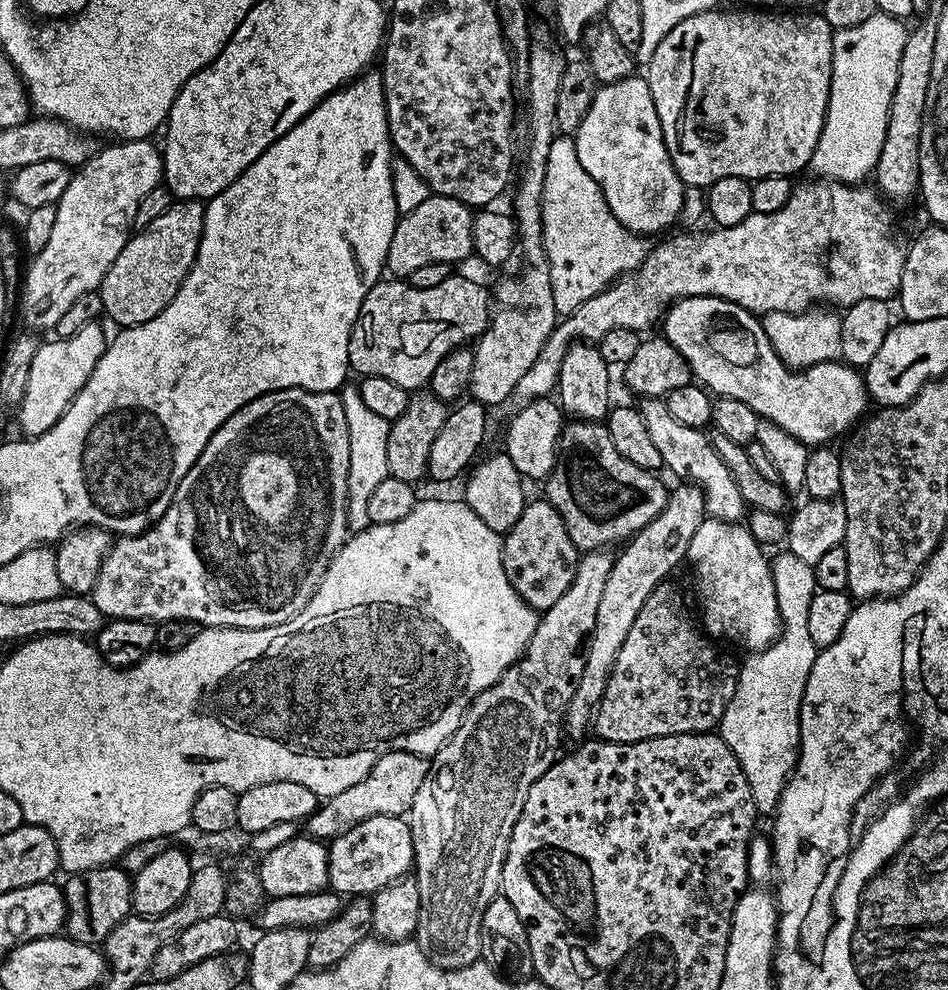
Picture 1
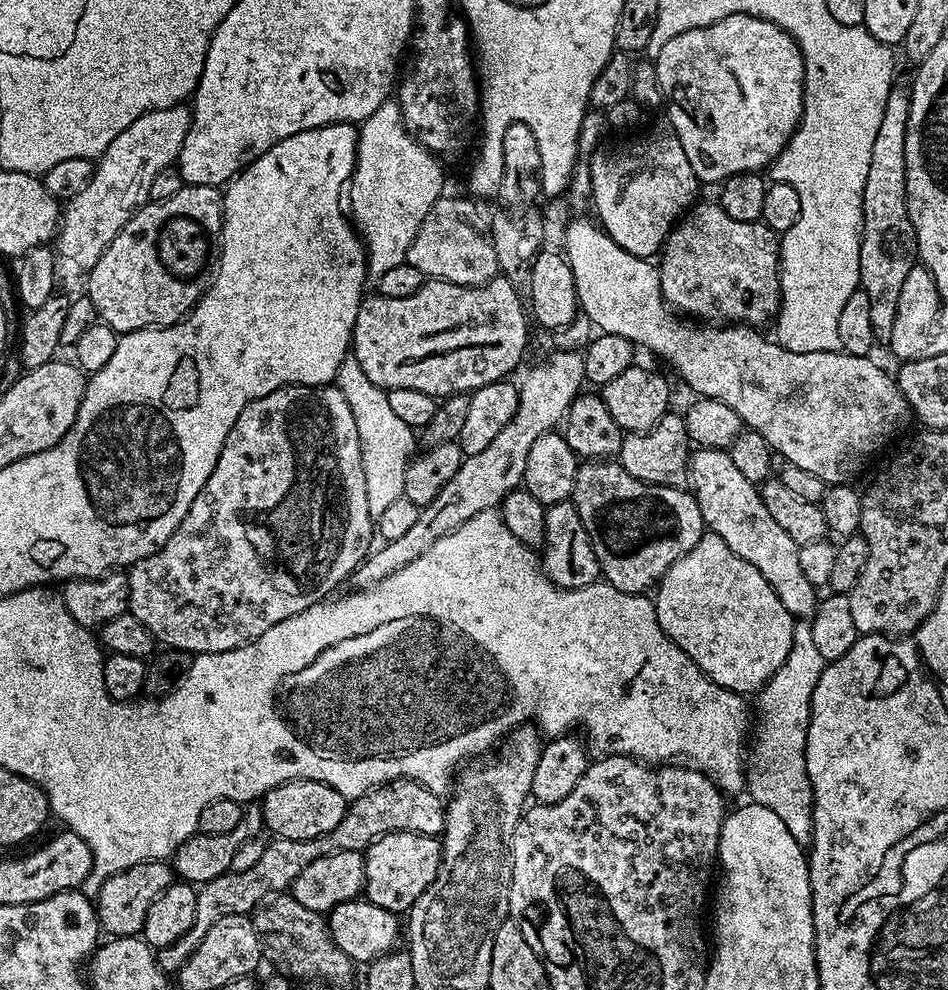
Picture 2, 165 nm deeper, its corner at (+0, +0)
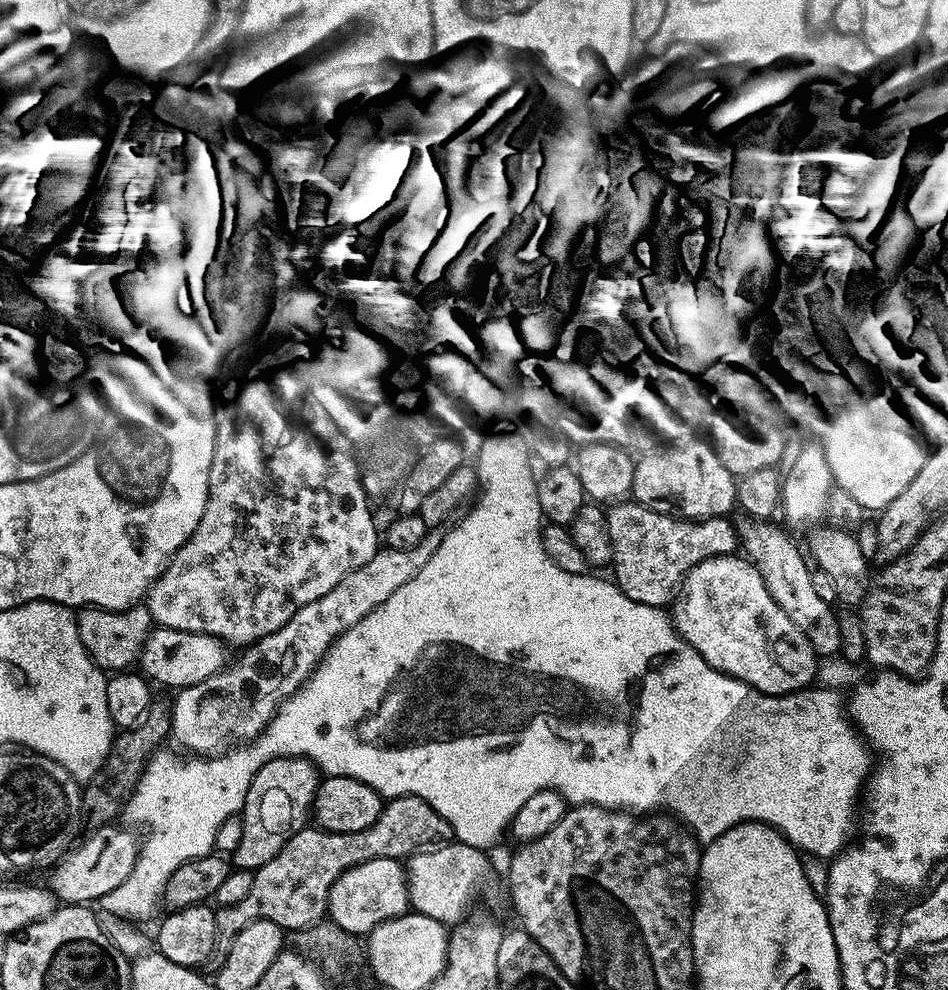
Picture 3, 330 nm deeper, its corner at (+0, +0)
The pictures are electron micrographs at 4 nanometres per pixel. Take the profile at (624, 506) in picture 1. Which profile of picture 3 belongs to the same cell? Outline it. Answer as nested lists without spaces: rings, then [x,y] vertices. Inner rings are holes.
[[[616,502],[607,509],[608,513],[608,529],[610,530],[610,542],[612,543],[612,564],[616,568],[616,576],[614,575],[614,583],[619,586],[630,598],[634,598],[634,602],[642,602],[646,606],[654,606],[655,608],[664,608],[673,603],[674,597],[677,595],[678,589],[683,585],[684,577],[688,575],[688,571],[695,564],[700,564],[704,560],[709,560],[712,556],[726,556],[735,553],[738,548],[738,537],[736,534],[736,525],[731,519],[715,516],[709,520],[681,520],[678,516],[667,516],[661,512],[650,510],[645,504],[637,504],[635,502]]]

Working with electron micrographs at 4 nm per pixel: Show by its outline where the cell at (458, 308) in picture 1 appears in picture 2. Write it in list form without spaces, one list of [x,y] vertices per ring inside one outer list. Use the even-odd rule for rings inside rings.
[[[503,274],[497,275],[487,284],[482,286],[474,286],[467,288],[461,284],[451,284],[445,280],[429,279],[425,282],[416,293],[406,298],[386,297],[379,294],[365,295],[360,301],[360,309],[356,315],[356,321],[352,327],[352,342],[350,345],[351,355],[358,358],[358,366],[362,366],[362,370],[366,370],[366,378],[370,378],[370,382],[374,382],[380,388],[385,390],[390,388],[405,388],[406,390],[422,390],[422,394],[430,394],[437,398],[445,396],[459,396],[461,394],[471,393],[473,390],[493,384],[494,381],[505,379],[518,364],[526,346],[526,338],[528,336],[528,316],[526,308],[513,284],[508,281]]]

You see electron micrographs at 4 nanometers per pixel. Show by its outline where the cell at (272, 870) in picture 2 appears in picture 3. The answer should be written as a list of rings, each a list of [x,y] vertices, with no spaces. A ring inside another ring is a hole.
[[[417,796],[391,797],[380,811],[380,816],[364,830],[328,832],[315,826],[305,826],[287,840],[286,846],[270,862],[255,869],[246,898],[238,903],[223,905],[215,911],[215,951],[204,961],[203,971],[214,974],[221,968],[233,938],[252,921],[271,920],[278,927],[292,932],[321,921],[327,913],[332,884],[346,869],[383,856],[400,860],[437,842],[452,839],[452,828],[446,818],[442,818],[430,802]]]

